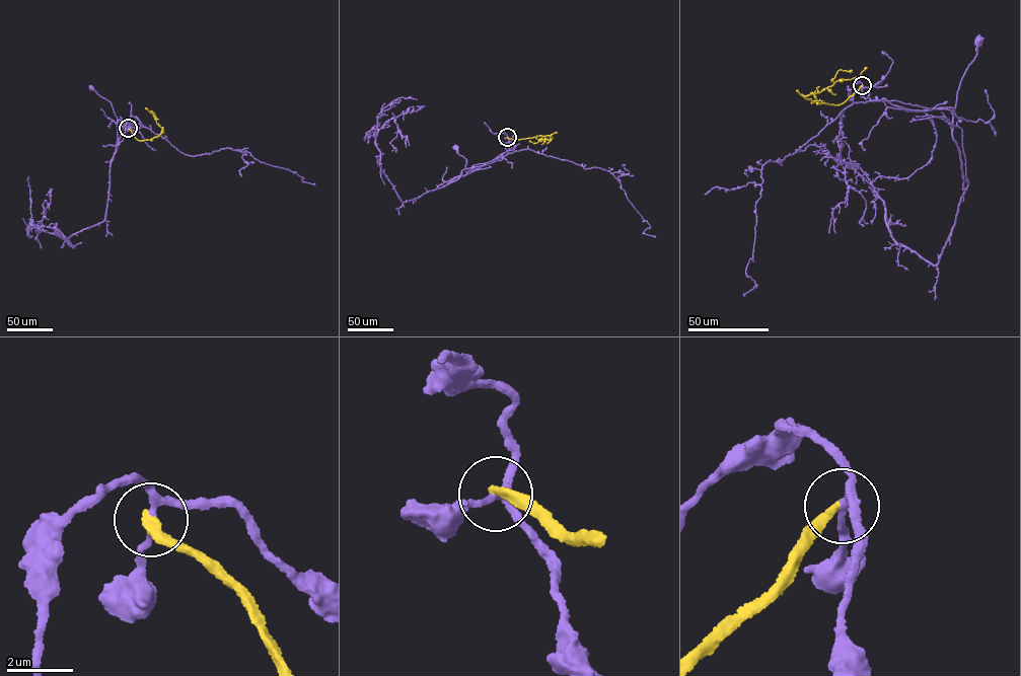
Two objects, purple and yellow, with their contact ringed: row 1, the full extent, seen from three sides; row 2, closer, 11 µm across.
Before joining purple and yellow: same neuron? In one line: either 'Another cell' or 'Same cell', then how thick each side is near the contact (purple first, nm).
Another cell. Thickness 200 nm (purple) against 300 nm

